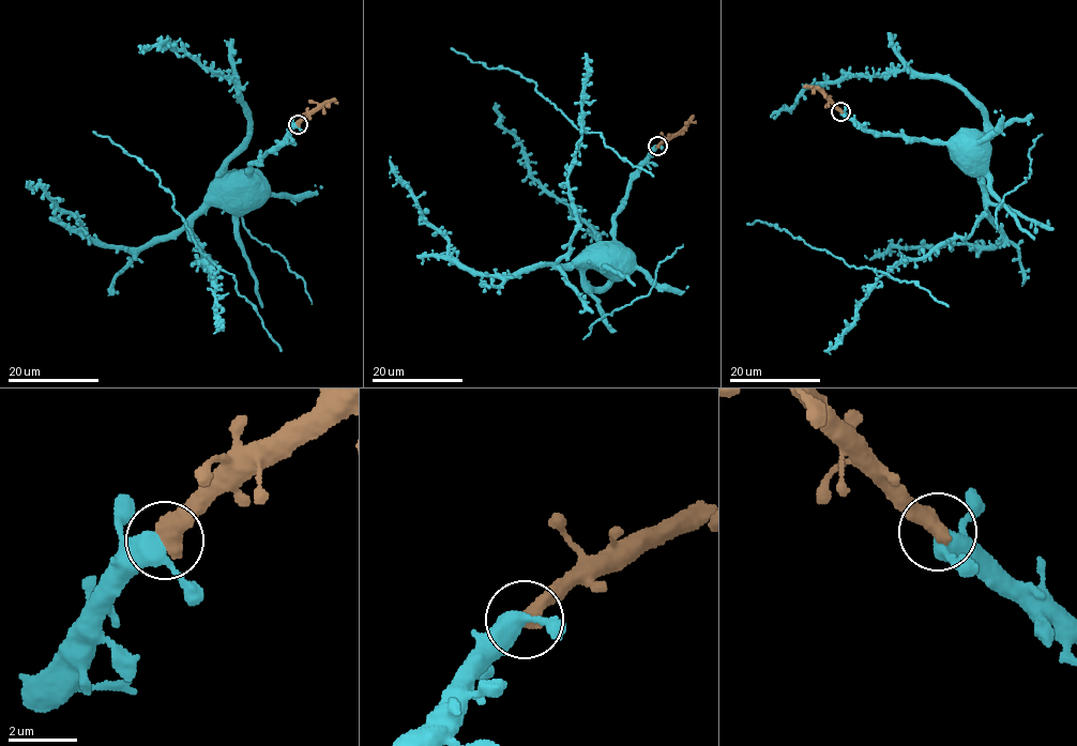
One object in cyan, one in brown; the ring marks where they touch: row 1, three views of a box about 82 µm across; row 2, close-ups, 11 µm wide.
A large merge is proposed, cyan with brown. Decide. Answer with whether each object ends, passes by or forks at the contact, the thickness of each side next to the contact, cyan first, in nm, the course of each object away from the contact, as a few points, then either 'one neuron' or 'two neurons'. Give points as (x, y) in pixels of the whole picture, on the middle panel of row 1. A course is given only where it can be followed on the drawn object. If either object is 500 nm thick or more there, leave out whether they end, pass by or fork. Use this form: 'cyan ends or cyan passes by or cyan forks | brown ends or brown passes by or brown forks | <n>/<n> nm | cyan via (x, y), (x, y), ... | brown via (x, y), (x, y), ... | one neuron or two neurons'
440/550 nm | cyan via (657, 147), (632, 181), (625, 206), (613, 218), (613, 244), (594, 261), (587, 260) | brown via (657, 146), (682, 128), (693, 115) | one neuron

